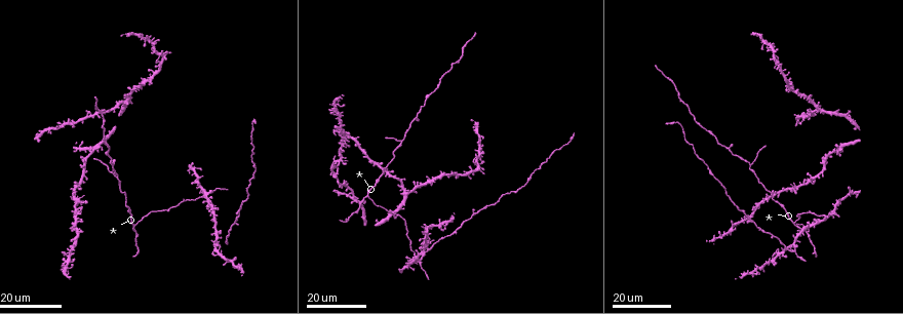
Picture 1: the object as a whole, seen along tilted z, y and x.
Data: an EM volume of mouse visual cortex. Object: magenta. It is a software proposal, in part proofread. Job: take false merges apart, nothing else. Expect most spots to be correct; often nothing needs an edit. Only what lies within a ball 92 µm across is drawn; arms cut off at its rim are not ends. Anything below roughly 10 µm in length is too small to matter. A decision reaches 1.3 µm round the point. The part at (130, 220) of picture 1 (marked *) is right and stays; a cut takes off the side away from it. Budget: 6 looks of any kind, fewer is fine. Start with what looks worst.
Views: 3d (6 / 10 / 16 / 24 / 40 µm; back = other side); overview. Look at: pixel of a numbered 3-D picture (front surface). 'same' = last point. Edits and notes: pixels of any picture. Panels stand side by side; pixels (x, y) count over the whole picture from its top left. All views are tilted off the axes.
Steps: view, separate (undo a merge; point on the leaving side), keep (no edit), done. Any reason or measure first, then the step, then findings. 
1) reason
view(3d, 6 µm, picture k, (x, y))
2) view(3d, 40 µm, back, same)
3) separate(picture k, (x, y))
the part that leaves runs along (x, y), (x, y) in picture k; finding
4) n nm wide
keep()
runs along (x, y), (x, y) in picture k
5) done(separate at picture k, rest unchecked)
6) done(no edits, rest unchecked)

three arms meet
view(3d, 16 µm, picture 1, (136, 224))

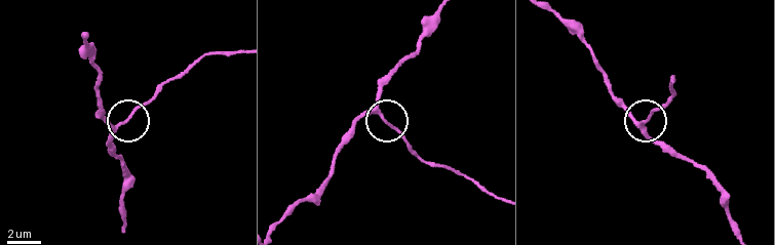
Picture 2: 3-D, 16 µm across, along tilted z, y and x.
view(3d, 10 µm, picture 2, (116, 128))

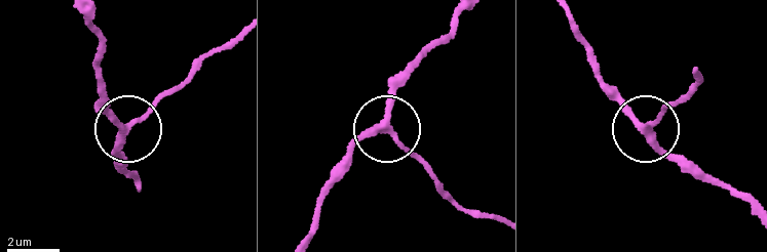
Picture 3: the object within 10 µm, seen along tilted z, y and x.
side arm 18 µm; 3 arms
keep()
continuous, no second neuron

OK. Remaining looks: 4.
calibre changes
view(3d, 24 µm, picture 1, (470, 218))

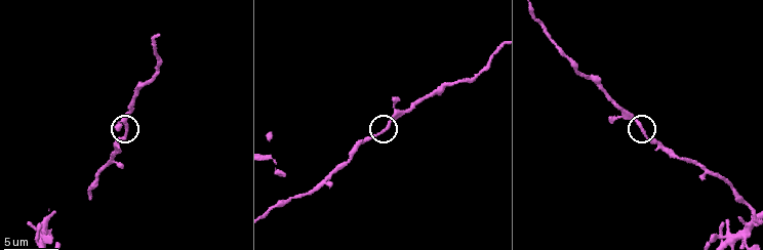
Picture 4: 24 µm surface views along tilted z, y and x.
view(3d, 10 µm, picture 4, (387, 125))

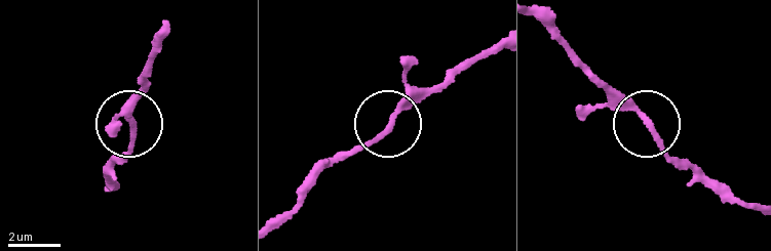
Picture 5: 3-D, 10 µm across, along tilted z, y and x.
keep()
runs along (281, 216), (312, 181), (445, 82) in picture 5; one neuron here

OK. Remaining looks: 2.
four-way junction
view(3d, 24 µm, picture 1, (353, 196))

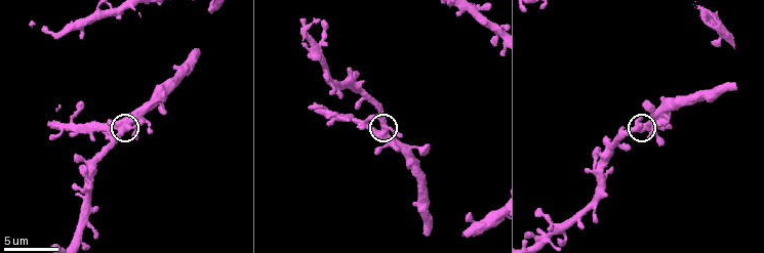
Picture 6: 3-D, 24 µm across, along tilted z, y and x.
zoom in
view(3d, 6 µm, picture 6, (115, 129))

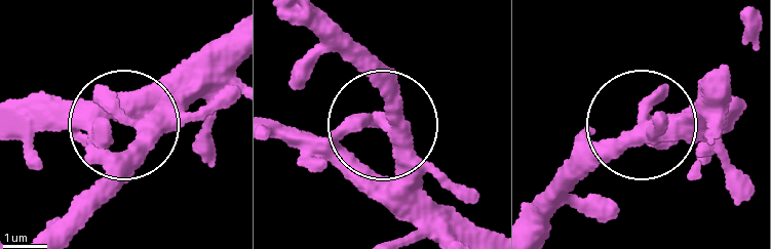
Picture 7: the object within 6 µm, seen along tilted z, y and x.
360 nm wide
keep()
one neuron here

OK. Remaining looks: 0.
done(no edits, rest unchecked)

